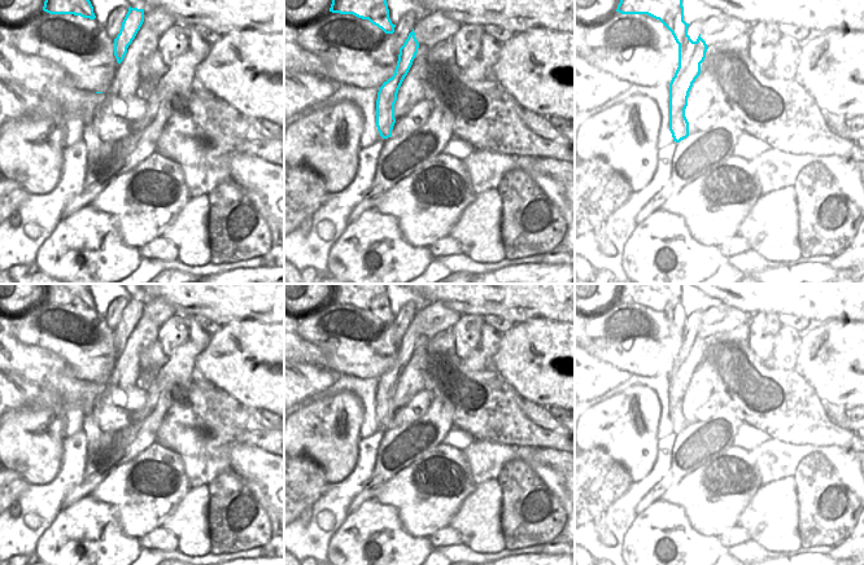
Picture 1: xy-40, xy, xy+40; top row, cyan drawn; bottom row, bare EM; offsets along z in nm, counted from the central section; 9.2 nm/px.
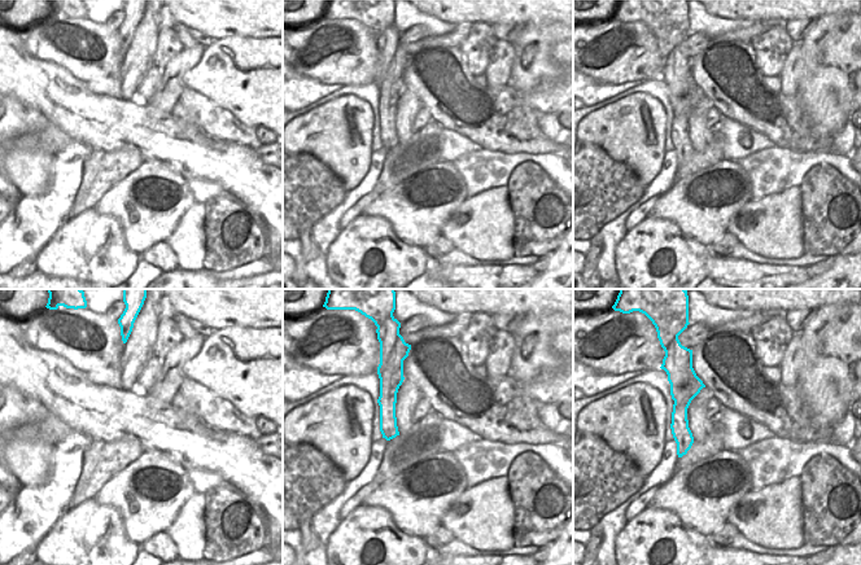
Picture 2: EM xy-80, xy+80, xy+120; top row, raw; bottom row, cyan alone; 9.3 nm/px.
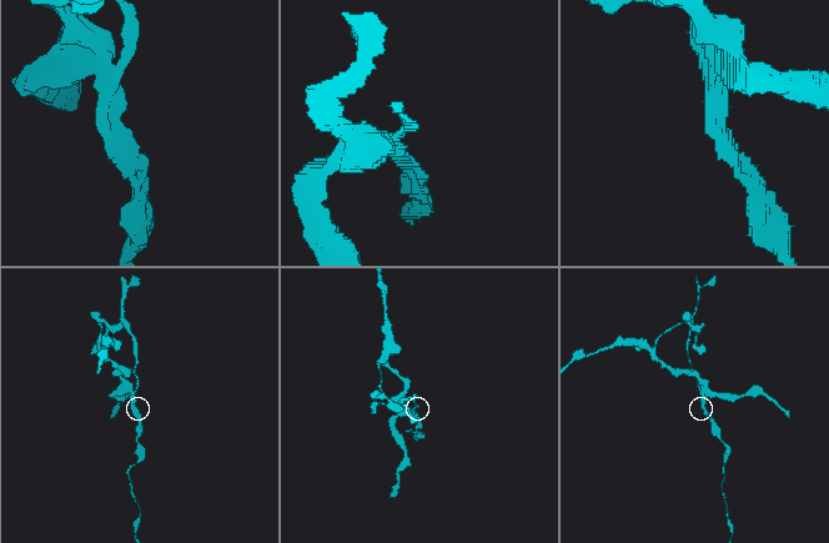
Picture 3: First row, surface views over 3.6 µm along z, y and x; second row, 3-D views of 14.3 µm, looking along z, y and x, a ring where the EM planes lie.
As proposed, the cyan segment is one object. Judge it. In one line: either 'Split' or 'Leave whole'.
Split.

